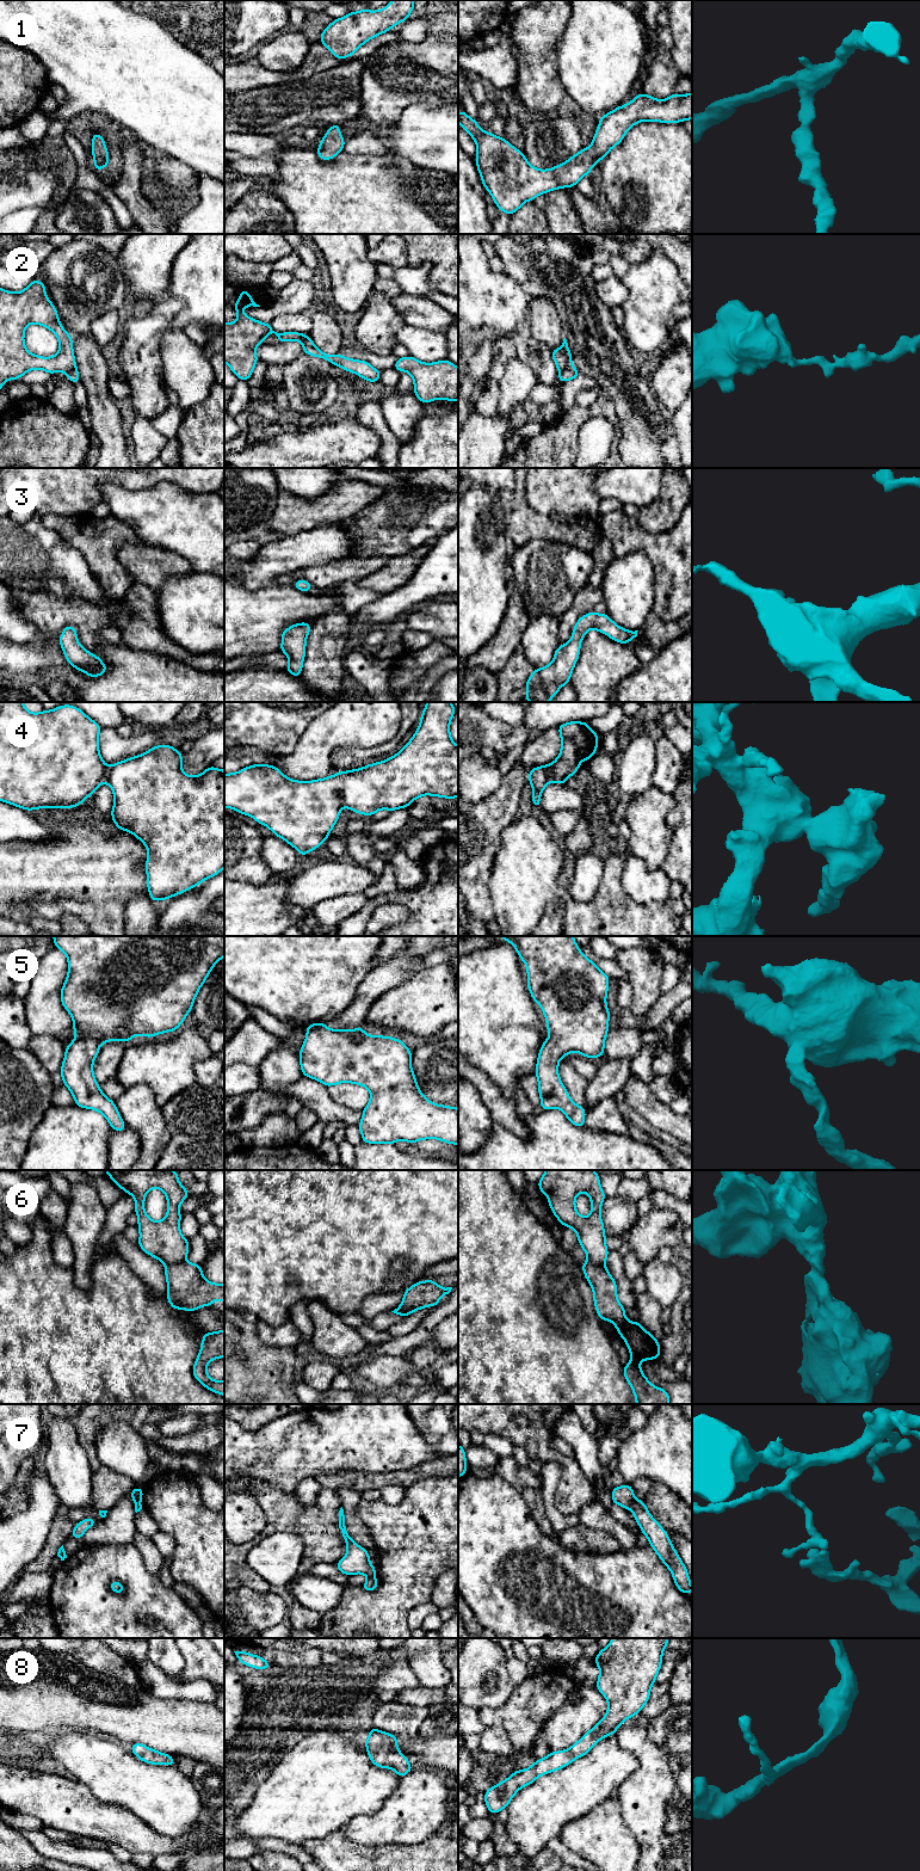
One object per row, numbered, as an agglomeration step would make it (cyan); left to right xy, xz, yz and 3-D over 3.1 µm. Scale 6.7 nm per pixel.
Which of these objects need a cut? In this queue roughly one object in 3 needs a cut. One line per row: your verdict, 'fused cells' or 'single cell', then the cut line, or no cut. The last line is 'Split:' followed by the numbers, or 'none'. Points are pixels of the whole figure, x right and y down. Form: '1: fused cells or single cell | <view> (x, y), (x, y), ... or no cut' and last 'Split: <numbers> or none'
1: single cell | no cut
2: fused cells | yz (570, 362), (560, 371)
3: single cell | no cut
4: single cell | no cut
5: single cell | no cut
6: fused cells | xy (184, 1259), (170, 1262), (166, 1266)
7: fused cells | yz (635, 1500), (629, 1508)
8: single cell | no cut
Split: 2, 6, 7

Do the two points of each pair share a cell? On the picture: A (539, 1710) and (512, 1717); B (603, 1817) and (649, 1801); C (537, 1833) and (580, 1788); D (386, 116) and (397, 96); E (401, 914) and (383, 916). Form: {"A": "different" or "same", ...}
{"A": "same", "B": "different", "C": "same", "D": "same", "E": "same"}

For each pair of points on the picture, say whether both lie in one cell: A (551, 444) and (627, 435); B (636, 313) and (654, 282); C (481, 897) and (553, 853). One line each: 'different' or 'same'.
A: different
B: same
C: different

